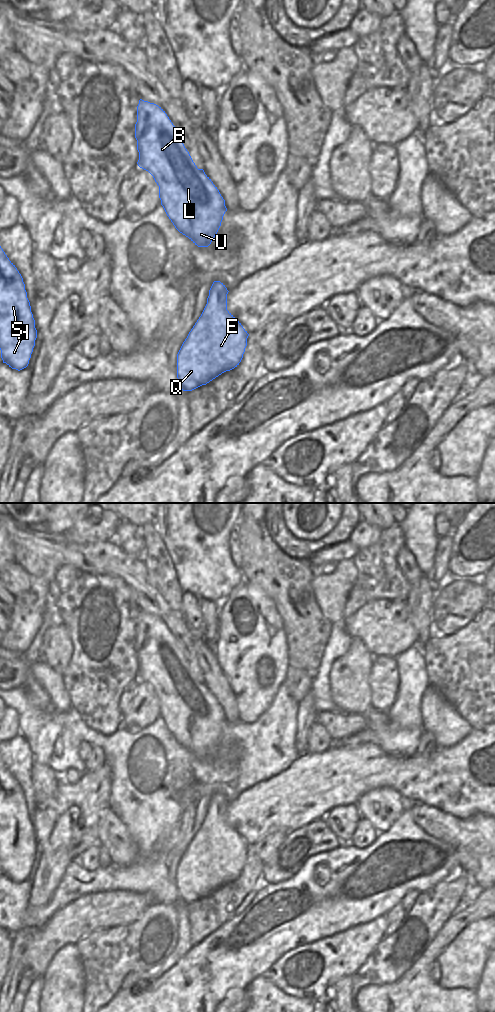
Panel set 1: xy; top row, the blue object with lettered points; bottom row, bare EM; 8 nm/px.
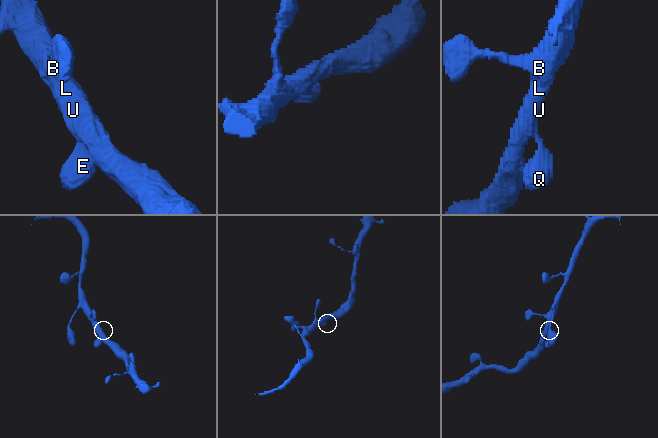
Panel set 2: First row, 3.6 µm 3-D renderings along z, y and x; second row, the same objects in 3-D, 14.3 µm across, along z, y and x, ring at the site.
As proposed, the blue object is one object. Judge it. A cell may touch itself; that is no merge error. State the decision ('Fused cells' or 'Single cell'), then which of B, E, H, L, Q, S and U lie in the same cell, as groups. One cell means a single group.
Single cell. Groups: B E H L Q S U

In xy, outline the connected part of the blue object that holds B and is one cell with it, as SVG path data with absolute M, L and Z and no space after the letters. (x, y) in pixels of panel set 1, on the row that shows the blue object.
M139 100L135 138L138 166L148 171L159 186L159 198L175 228L198 247L208 247L217 234L227 211L217 187L198 169L165 111L154 103Z

